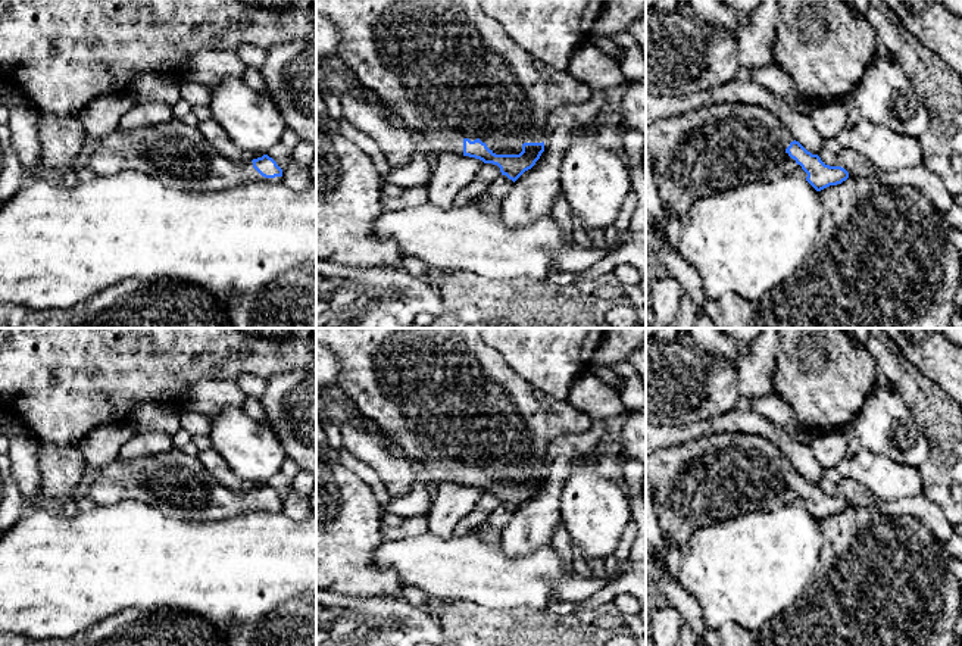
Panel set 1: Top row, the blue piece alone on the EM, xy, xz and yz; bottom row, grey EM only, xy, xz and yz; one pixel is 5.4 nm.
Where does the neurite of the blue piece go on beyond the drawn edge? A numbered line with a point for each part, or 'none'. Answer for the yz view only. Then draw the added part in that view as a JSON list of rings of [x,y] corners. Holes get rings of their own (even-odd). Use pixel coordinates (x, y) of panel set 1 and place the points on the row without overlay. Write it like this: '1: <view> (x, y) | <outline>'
1: yz (720, 476) | [[[709,433],[646,458],[646,484],[663,539],[680,549],[700,528],[747,512],[808,503],[785,478],[794,465],[769,440]]]

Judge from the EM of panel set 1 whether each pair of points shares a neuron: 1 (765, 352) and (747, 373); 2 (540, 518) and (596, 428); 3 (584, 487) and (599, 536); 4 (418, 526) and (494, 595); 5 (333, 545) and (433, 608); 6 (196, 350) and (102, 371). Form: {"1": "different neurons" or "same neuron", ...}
{"1": "same neuron", "2": "same neuron", "3": "same neuron", "4": "different neurons", "5": "same neuron", "6": "same neuron"}

